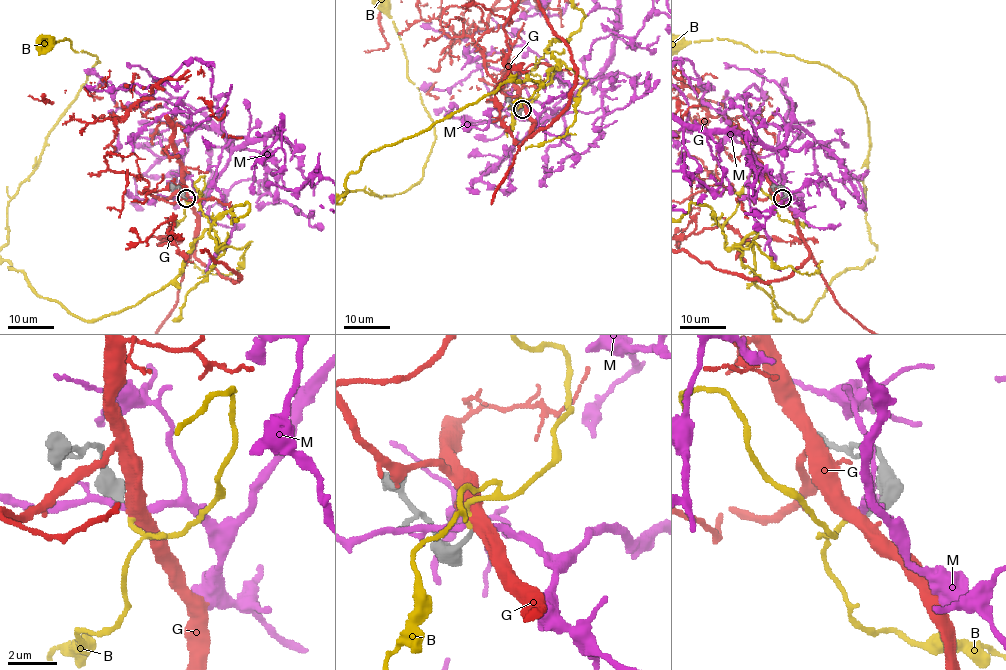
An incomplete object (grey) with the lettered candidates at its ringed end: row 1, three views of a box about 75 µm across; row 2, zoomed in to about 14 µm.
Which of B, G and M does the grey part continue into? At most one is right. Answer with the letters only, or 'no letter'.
B

